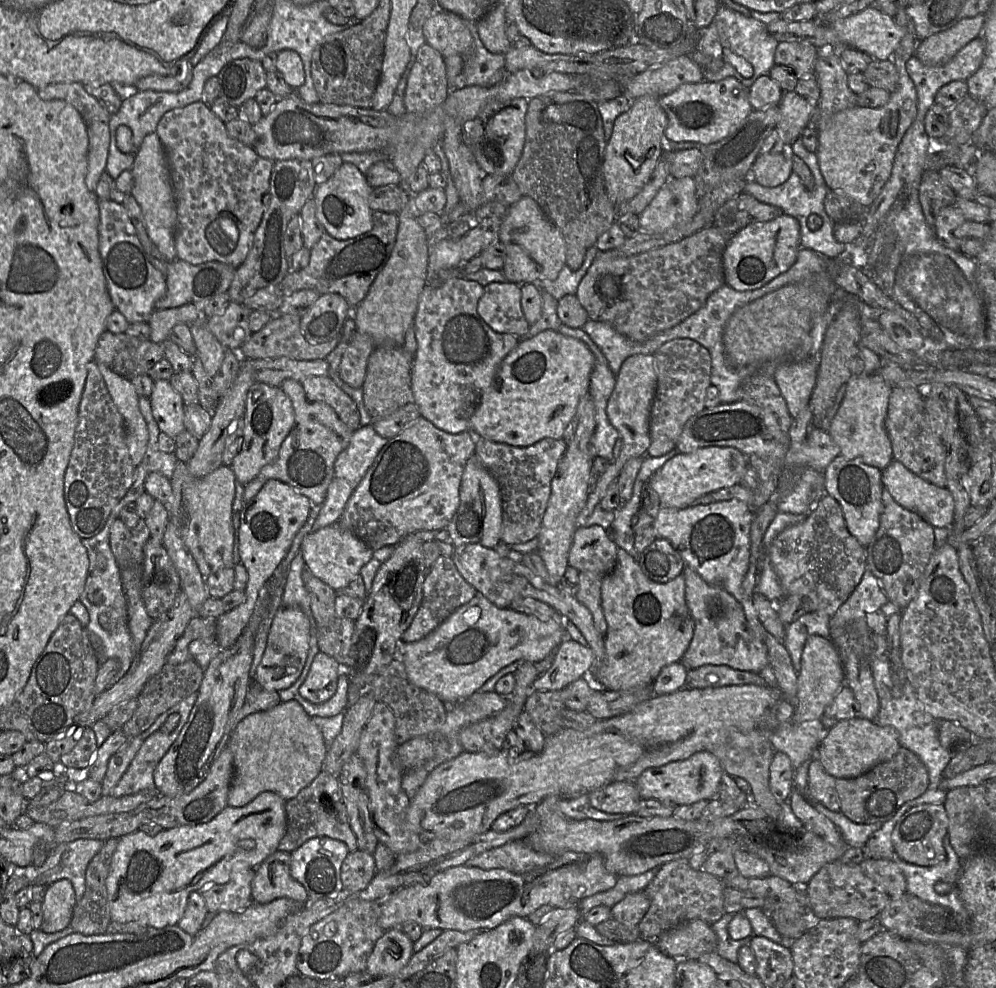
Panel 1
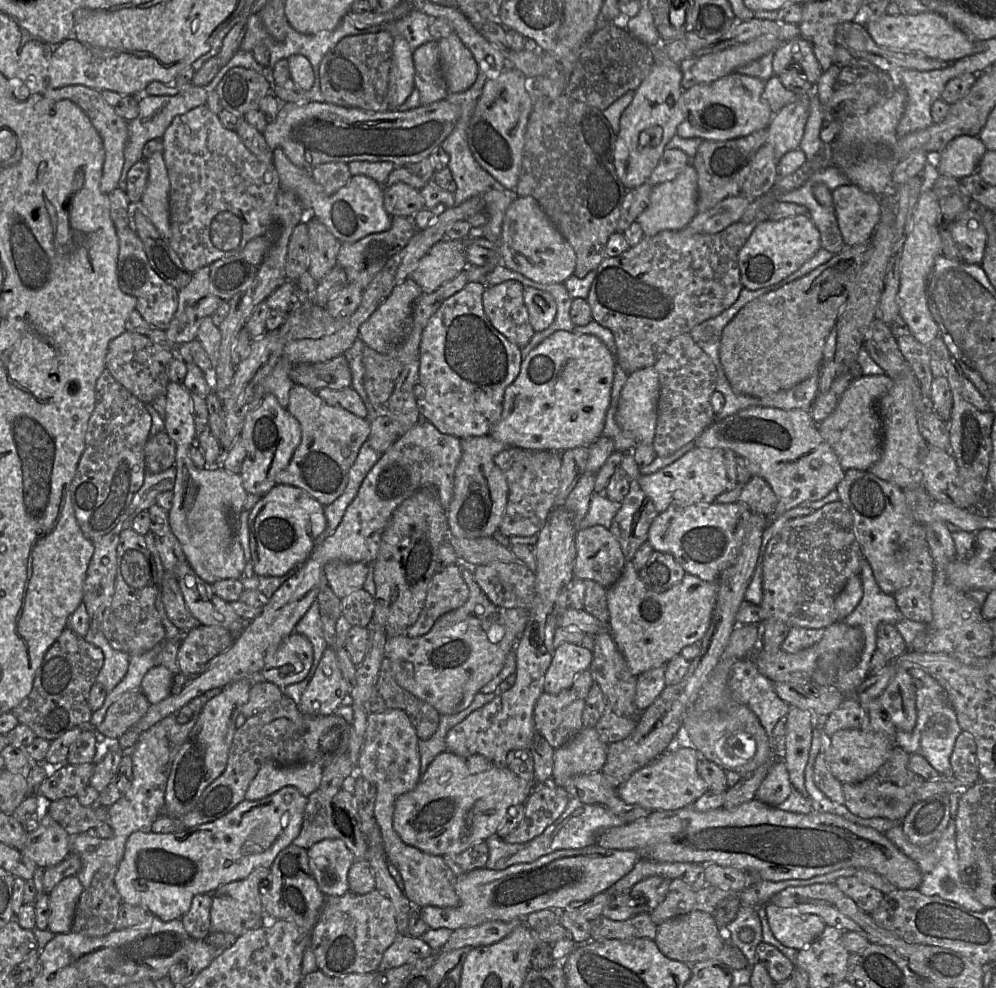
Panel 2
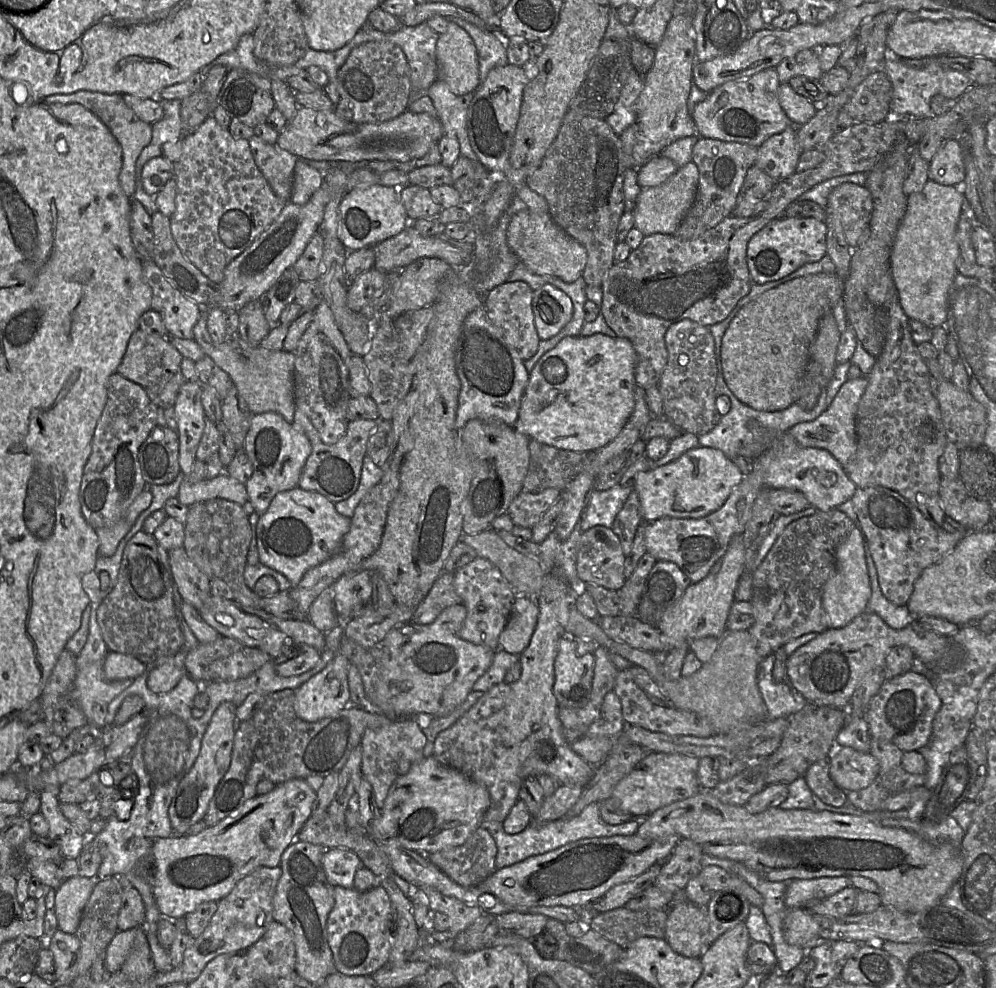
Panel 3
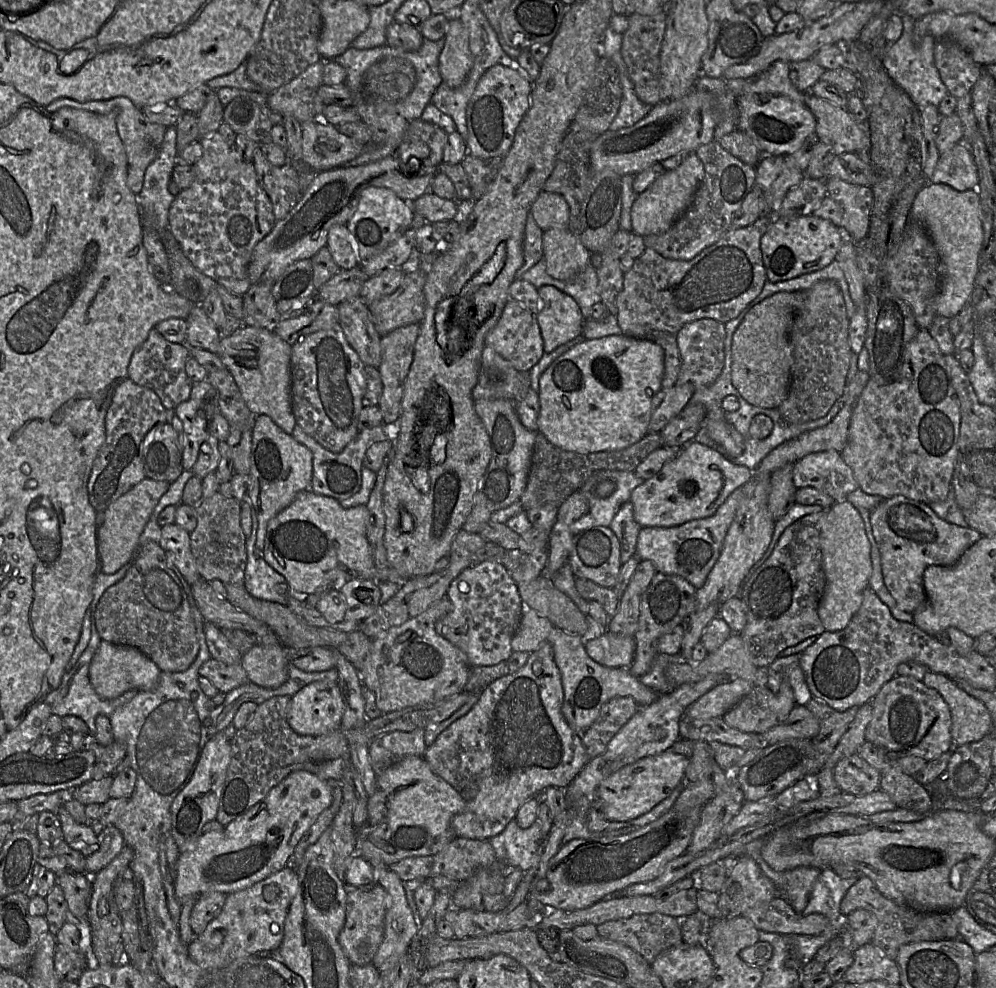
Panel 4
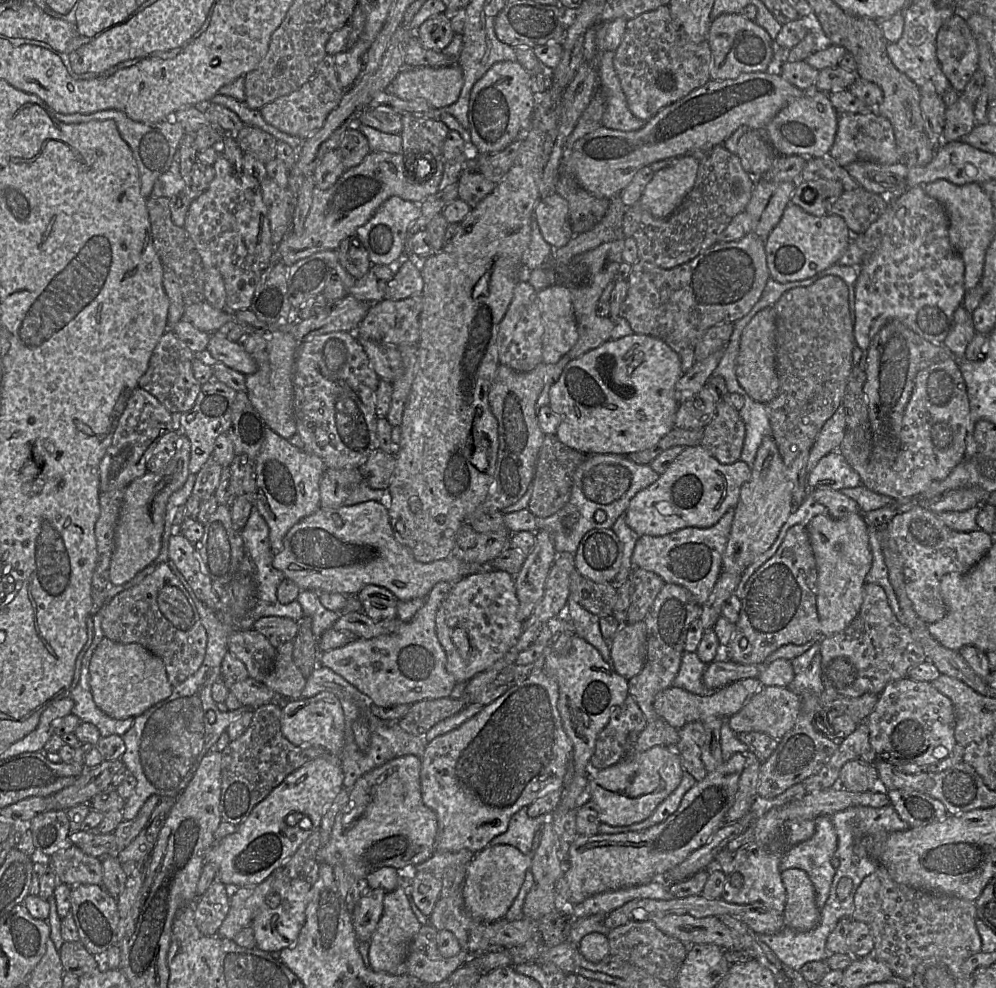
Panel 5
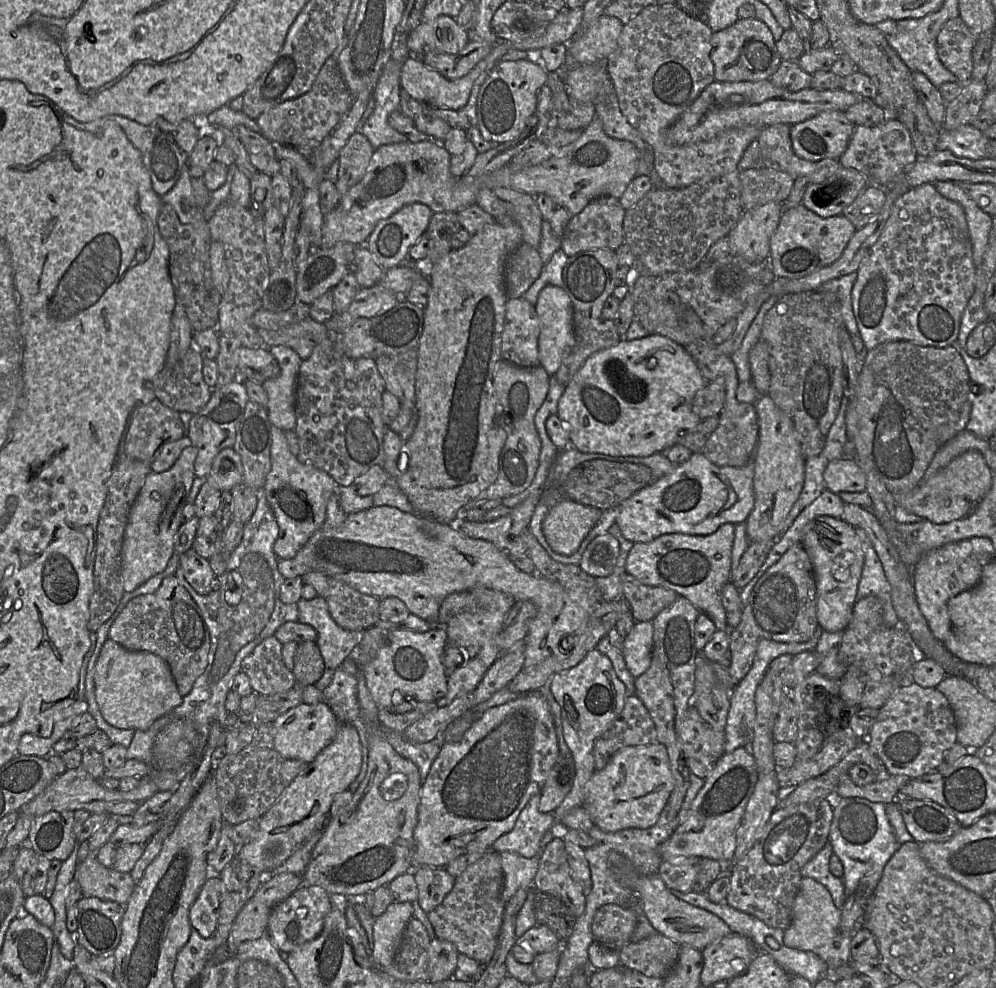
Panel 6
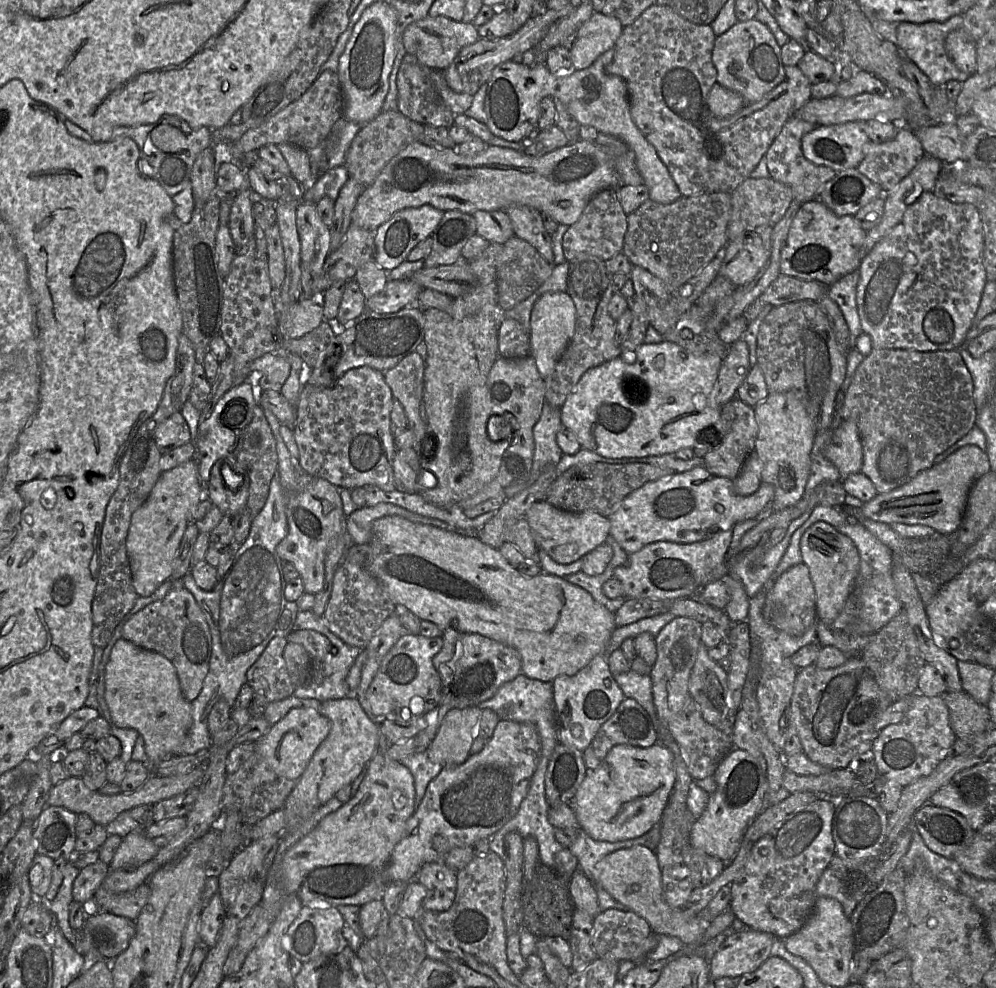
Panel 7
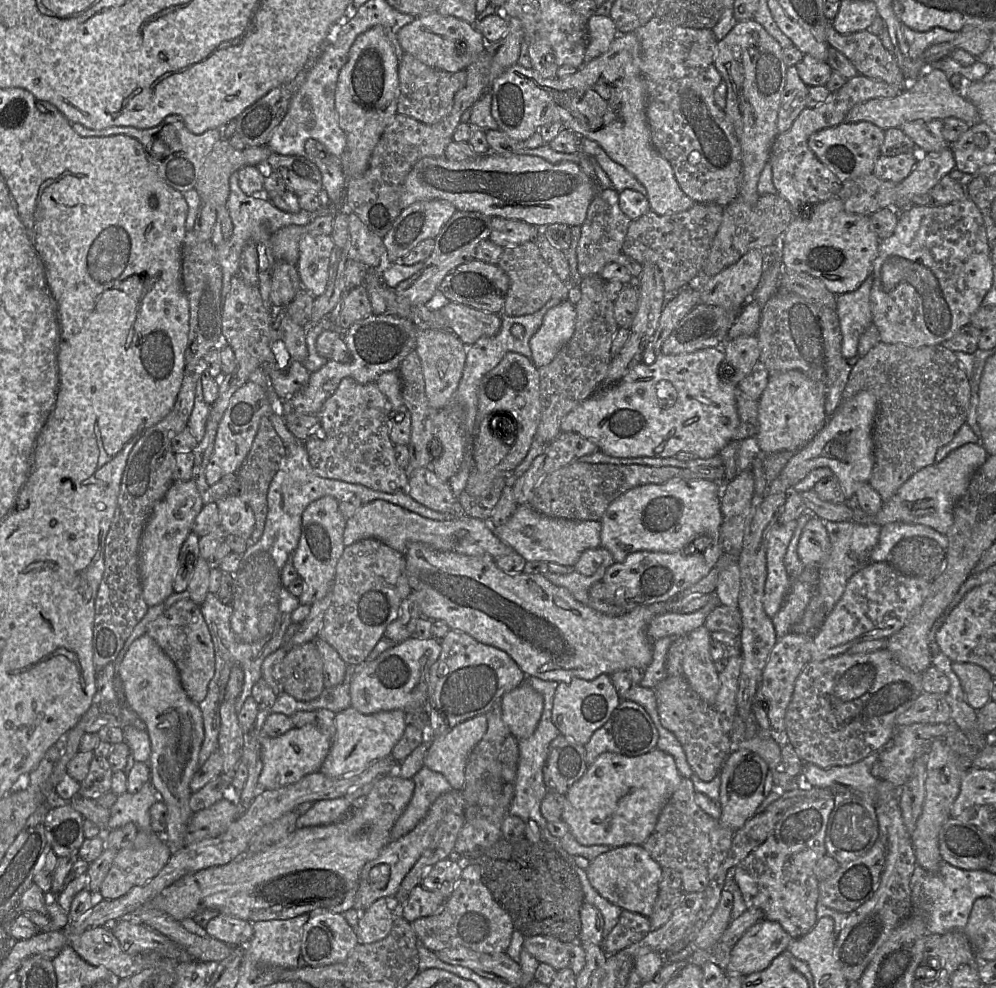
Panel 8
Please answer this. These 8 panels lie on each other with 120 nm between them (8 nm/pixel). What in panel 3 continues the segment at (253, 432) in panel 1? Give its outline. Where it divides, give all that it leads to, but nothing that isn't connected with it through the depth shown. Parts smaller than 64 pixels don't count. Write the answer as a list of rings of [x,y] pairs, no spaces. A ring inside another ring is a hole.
[[[264,412],[252,416],[244,450],[253,466],[252,476],[245,484],[248,500],[261,515],[279,492],[298,487],[302,470],[311,454],[311,445],[306,435],[281,415]]]

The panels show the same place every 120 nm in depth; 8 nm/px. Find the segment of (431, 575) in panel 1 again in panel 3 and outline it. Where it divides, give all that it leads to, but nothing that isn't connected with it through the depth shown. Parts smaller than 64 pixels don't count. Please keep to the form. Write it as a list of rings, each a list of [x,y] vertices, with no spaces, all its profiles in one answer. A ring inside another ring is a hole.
[[[442,572],[424,600],[416,607],[411,623],[428,625],[446,608],[461,604],[454,587],[454,573]]]

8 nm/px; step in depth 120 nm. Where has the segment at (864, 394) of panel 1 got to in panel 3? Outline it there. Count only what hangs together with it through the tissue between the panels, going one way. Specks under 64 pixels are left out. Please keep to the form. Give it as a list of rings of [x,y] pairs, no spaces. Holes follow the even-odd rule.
[[[866,376],[847,380],[839,389],[828,408],[816,419],[800,422],[784,434],[788,434],[802,447],[813,447],[827,450],[844,466],[851,460],[857,449],[856,413],[858,403],[867,387]]]

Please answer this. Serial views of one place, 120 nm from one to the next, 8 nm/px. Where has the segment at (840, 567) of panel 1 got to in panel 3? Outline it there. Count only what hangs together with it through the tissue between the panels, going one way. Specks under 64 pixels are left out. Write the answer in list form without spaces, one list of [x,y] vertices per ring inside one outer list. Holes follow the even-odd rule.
[[[835,508],[818,510],[812,515],[794,520],[778,535],[752,577],[750,603],[753,607],[754,623],[748,631],[755,640],[756,650],[761,659],[773,654],[792,639],[828,629],[822,607],[822,588],[835,569],[836,548],[854,527],[854,521],[846,513]]]

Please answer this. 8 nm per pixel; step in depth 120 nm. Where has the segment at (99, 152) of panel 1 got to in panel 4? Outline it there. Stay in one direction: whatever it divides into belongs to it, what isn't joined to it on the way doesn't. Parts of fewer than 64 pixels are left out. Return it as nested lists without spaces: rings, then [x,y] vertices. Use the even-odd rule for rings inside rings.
[[[115,97],[109,100],[94,100],[88,102],[78,102],[71,98],[60,98],[45,106],[45,109],[52,112],[61,107],[83,109],[102,115],[115,113],[117,131],[125,146],[127,155],[127,185],[135,195],[139,194],[143,187],[145,171],[158,156],[167,127],[150,121],[143,114],[143,111],[136,107],[127,97]]]

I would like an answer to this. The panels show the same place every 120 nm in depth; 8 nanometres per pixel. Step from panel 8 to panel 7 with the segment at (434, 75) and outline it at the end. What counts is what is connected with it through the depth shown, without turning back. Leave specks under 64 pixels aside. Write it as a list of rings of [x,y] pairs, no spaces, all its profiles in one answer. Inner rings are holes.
[[[405,54],[397,74],[398,110],[412,121],[433,127],[450,128],[456,116],[444,102],[439,91],[449,87],[443,70],[431,69],[419,63],[416,56]]]

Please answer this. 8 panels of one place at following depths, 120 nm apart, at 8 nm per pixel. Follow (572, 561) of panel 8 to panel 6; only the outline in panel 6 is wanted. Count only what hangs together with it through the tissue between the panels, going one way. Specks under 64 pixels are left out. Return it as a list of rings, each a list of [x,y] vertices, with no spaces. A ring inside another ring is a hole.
[[[568,498],[549,507],[542,522],[544,537],[553,551],[571,555],[600,519],[602,510]]]

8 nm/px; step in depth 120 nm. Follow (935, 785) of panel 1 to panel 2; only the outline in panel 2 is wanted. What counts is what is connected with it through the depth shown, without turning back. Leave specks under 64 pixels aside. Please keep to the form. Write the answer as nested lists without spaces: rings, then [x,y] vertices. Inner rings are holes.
[[[918,667],[910,669],[908,672],[914,680],[917,693],[917,722],[910,732],[897,730],[893,745],[902,748],[909,755],[923,756],[937,772],[950,774],[950,757],[956,738],[962,732],[956,712],[946,690],[933,676]]]

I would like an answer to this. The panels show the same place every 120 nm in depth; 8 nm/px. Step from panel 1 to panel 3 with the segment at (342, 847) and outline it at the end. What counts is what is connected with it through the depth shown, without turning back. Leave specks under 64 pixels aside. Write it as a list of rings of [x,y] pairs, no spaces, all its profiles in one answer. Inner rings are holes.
[[[341,847],[325,849],[321,863],[329,883],[343,888],[354,888],[355,873],[363,866],[353,851]]]

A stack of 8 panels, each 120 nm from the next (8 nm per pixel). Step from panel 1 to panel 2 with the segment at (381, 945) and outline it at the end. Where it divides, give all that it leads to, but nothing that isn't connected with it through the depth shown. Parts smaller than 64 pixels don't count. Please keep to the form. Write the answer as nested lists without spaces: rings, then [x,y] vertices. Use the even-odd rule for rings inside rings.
[[[398,934],[393,943],[384,951],[379,969],[394,968],[425,958],[433,951],[421,937]]]

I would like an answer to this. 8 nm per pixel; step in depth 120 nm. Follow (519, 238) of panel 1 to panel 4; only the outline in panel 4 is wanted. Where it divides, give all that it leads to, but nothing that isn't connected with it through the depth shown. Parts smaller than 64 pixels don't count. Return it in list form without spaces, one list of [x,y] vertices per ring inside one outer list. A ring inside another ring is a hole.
[[[552,228],[542,236],[546,271],[551,277],[569,280],[590,264],[591,253],[569,229]]]

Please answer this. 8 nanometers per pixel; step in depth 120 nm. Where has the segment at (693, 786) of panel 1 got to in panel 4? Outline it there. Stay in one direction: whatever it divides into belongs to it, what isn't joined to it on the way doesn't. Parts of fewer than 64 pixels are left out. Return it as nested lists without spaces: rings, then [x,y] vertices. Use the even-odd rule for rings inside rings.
[[[668,749],[659,754],[641,758],[606,777],[595,796],[601,800],[603,811],[610,821],[627,821],[648,813],[666,799],[682,782],[690,758]]]

